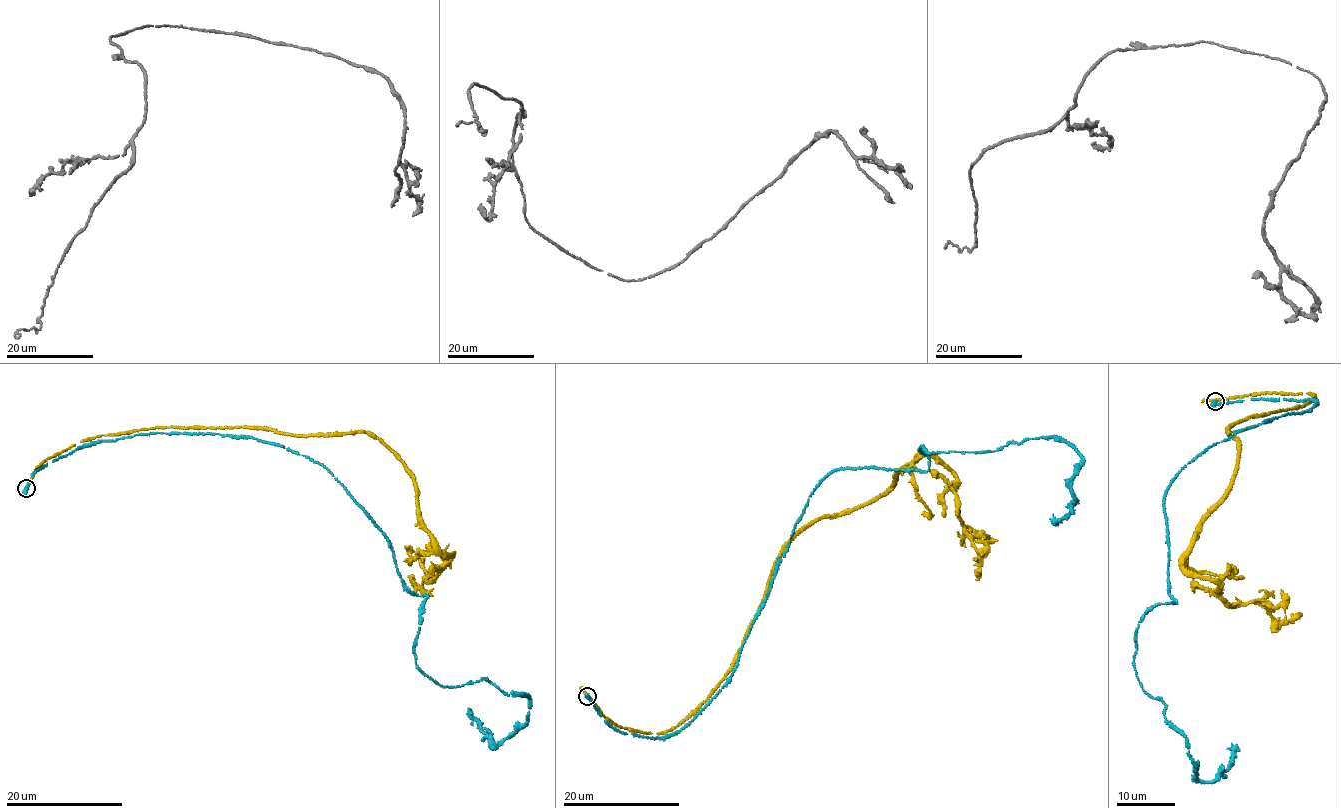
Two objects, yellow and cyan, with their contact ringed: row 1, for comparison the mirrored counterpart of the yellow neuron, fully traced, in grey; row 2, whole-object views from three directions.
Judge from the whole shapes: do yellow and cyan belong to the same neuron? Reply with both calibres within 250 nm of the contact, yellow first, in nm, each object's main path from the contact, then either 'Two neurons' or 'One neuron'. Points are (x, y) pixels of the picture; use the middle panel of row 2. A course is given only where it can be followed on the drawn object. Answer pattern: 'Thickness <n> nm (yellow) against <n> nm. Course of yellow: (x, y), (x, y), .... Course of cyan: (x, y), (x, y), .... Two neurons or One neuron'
Thickness 260 nm (yellow) against 320 nm. Course of yellow: (586, 696), (622, 727), (667, 732), (694, 715), (784, 548), (880, 495), (921, 457), (955, 476), (975, 579). Course of cyan: (587, 696), (626, 733), (679, 733), (841, 469), (1056, 435), (1081, 458), (1050, 519). Two neurons

